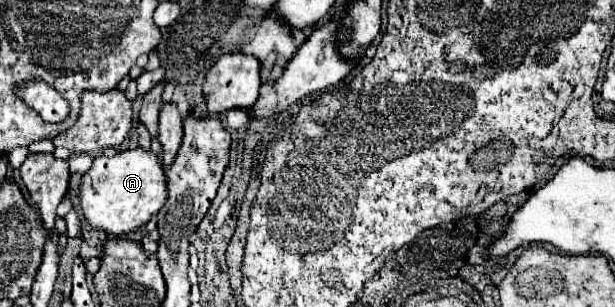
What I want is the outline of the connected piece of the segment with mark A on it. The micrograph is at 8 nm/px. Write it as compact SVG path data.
M142 148L116 152L114 156L98 156L92 168L80 182L80 206L88 224L96 230L104 230L108 236L124 236L140 226L146 226L150 218L166 202L166 176L162 164L154 152Z

